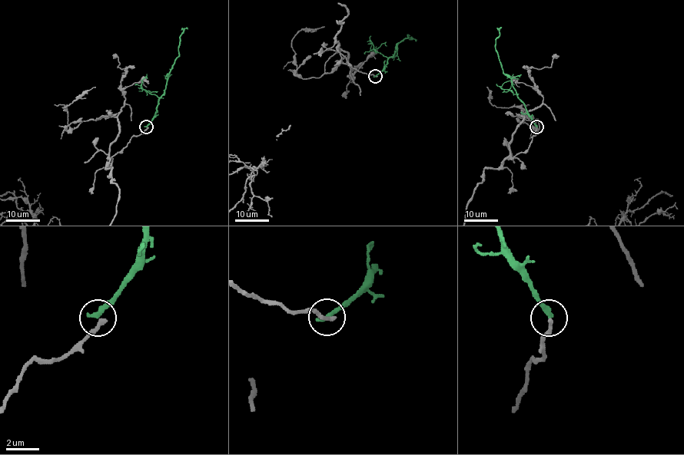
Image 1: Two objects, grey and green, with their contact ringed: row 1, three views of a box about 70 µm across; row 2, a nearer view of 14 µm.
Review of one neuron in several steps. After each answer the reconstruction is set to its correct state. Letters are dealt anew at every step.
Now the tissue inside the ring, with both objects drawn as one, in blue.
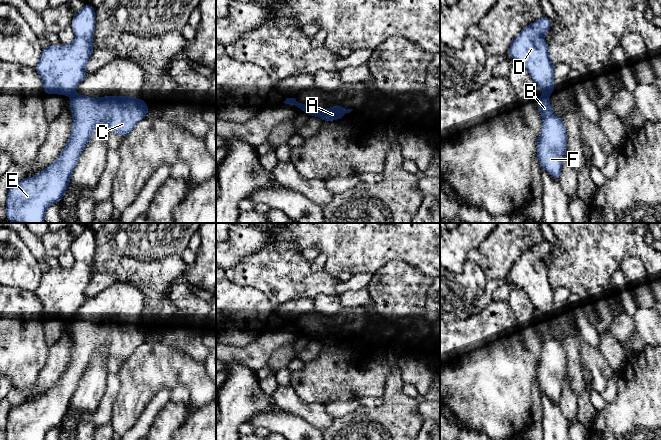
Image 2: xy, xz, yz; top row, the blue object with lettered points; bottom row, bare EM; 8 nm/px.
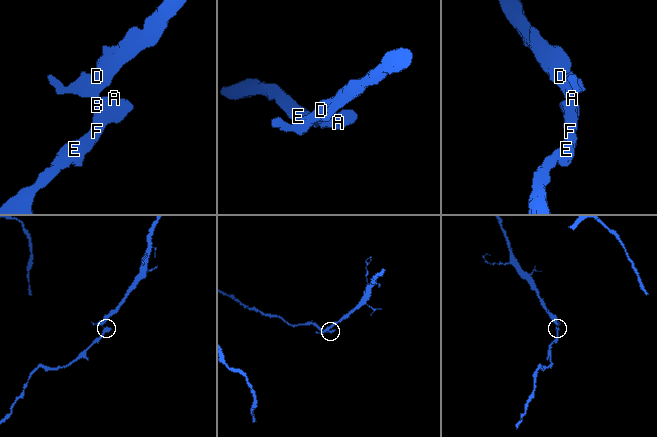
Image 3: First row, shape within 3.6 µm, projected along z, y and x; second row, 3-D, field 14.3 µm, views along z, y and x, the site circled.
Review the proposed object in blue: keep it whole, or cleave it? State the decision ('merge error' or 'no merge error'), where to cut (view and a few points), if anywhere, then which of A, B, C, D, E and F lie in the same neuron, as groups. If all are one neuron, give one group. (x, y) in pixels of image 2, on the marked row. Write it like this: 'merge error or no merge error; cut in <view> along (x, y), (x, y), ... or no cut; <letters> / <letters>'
merge error; cut in yz along (544, 93), (548, 94); A B C E F / D

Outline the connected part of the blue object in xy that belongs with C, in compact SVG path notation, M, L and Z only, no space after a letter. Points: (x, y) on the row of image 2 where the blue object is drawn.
M71 96L69 108L73 116L73 125L68 143L57 160L41 170L37 176L26 177L13 183L7 193L6 219L13 223L44 223L47 208L61 201L69 184L70 177L84 147L89 143L93 131L104 125L107 133L115 132L123 138L127 136L134 126L149 112L147 104L140 98L129 96L104 96L92 98L88 96Z

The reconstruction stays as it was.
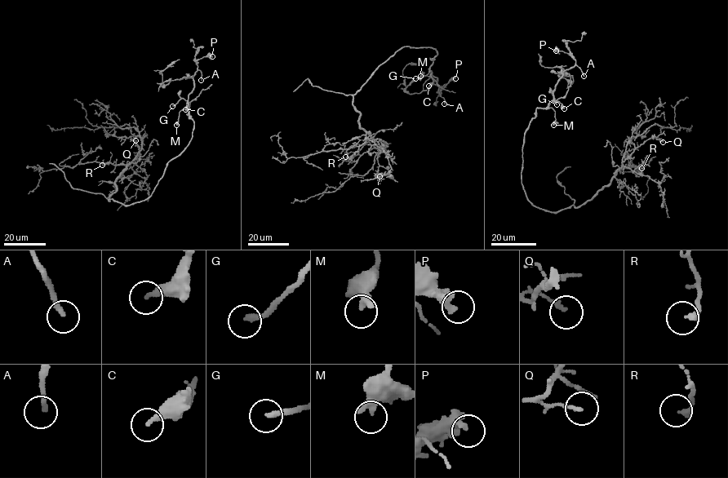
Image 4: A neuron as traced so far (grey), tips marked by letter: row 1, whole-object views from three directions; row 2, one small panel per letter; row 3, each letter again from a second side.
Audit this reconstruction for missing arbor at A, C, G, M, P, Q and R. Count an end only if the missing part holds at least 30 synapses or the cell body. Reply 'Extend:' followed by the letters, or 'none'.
Extend: A, G

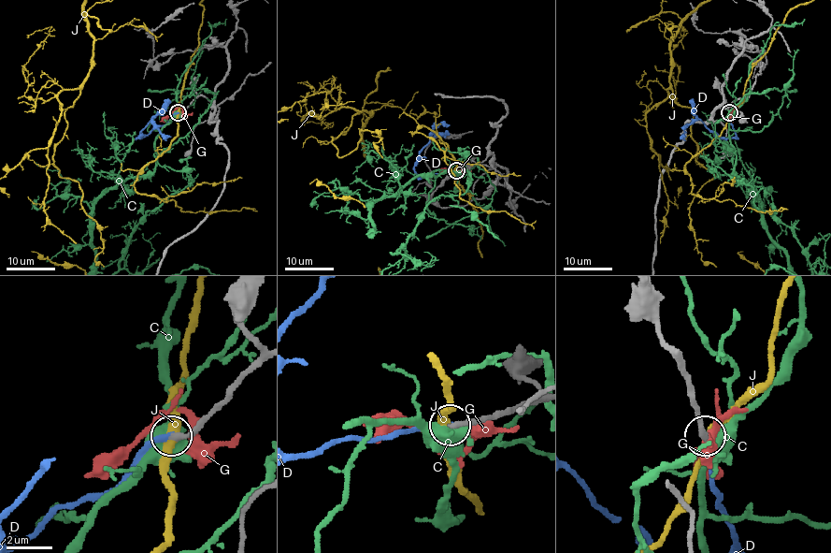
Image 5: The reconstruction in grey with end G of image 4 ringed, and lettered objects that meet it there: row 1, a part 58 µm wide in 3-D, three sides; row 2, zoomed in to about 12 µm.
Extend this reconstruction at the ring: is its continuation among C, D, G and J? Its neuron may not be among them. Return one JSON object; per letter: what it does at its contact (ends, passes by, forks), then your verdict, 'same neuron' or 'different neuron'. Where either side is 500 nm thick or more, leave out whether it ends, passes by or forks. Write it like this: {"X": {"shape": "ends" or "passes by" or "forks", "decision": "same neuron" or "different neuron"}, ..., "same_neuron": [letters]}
{"C": {"decision": "different neuron"}, "D": {"shape": "ends", "decision": "same neuron"}, "G": {"shape": "forks", "decision": "different neuron"}, "J": {"shape": "passes by", "decision": "different neuron"}, "same_neuron": ["D"]}

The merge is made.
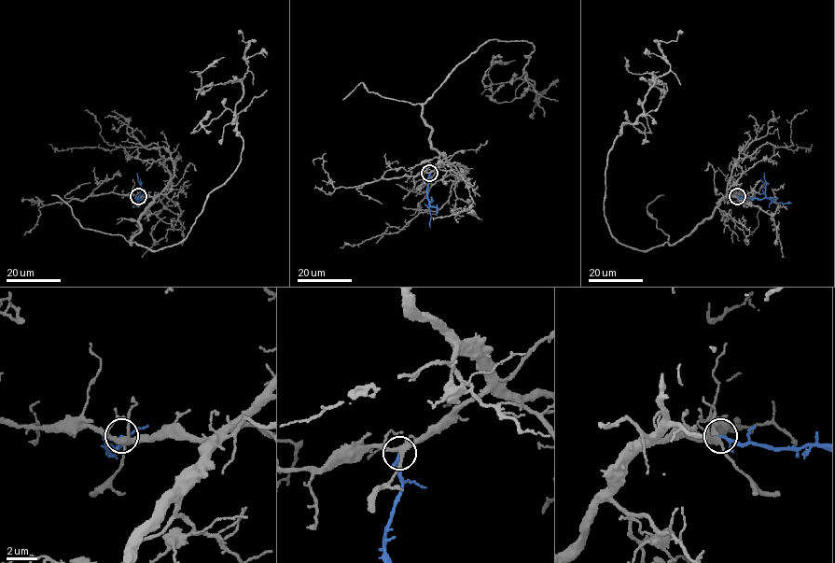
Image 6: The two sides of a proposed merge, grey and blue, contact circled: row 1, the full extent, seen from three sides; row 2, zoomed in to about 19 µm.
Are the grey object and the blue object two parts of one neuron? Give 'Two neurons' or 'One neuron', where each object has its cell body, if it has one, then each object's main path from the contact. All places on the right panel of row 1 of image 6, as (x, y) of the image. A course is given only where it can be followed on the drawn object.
One neuron. Soma of grey: none. Soma of blue: none. Course of grey: (737, 196), (673, 245), (637, 250), (612, 235), (607, 154), (654, 81), (666, 91), (624, 57). Course of blue: (737, 196), (791, 203)

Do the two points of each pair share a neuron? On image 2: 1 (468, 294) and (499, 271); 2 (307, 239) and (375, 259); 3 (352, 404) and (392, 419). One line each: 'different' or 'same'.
1: different
2: same
3: different

